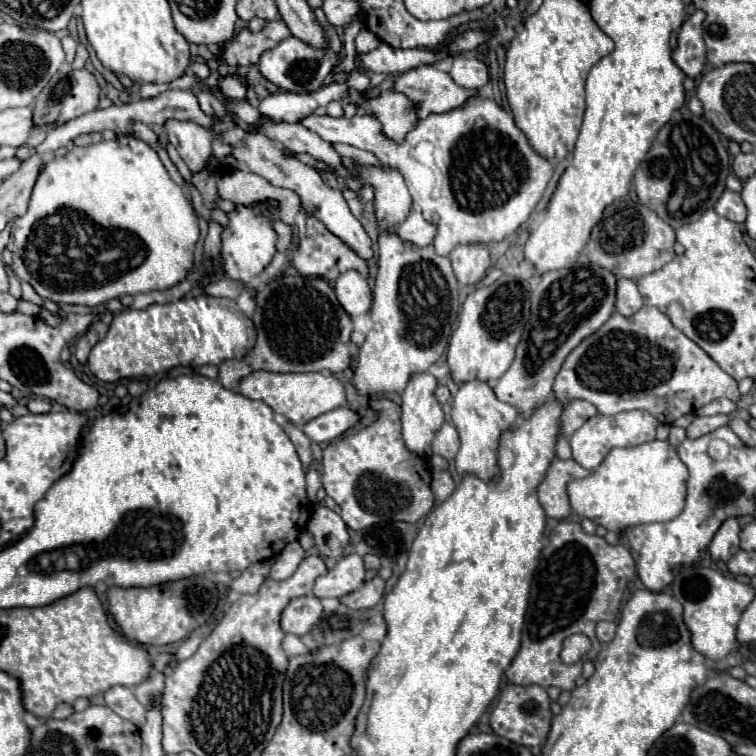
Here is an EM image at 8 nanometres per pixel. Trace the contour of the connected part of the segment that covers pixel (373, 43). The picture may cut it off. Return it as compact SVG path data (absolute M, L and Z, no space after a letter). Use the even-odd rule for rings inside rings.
M366 26L356 36L356 50L358 50L358 54L364 54L364 52L370 52L370 50L378 48L378 44L380 44L378 36L374 36L374 32L370 32Z

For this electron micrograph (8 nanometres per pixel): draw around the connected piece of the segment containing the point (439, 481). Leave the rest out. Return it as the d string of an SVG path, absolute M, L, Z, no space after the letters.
M450 472L432 474L432 492L434 492L436 504L442 504L442 500L446 500L450 496L450 492L454 492L454 480L452 480Z

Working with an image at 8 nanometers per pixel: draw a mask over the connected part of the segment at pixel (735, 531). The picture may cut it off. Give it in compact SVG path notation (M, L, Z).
M728 518L720 530L716 532L714 540L710 542L710 556L714 562L722 560L722 562L728 562L730 556L734 556L734 552L740 550L740 526L738 526L738 520L736 518Z

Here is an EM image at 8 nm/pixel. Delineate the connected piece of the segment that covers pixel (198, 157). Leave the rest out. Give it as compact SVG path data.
M166 120L164 130L170 144L178 150L182 160L192 172L198 172L206 166L206 158L212 154L214 134L192 120Z

